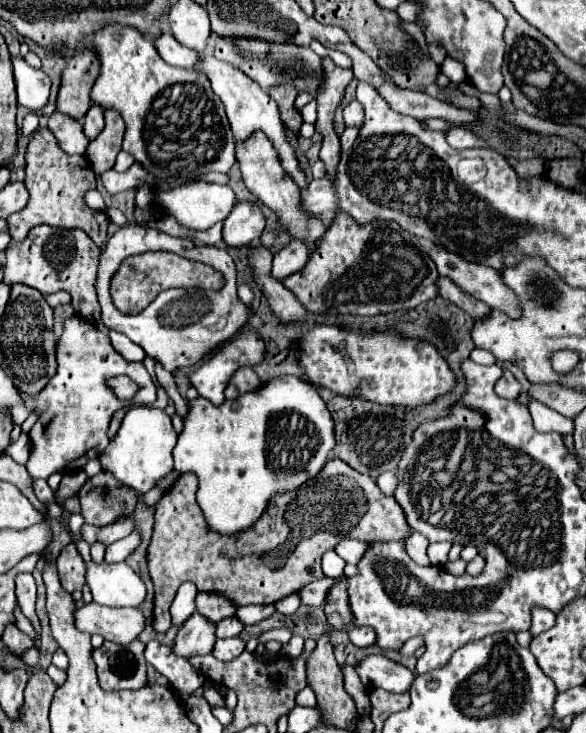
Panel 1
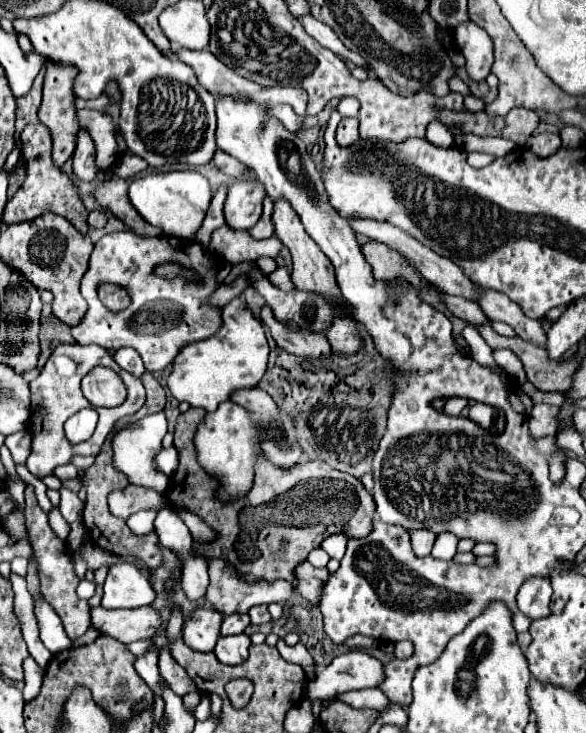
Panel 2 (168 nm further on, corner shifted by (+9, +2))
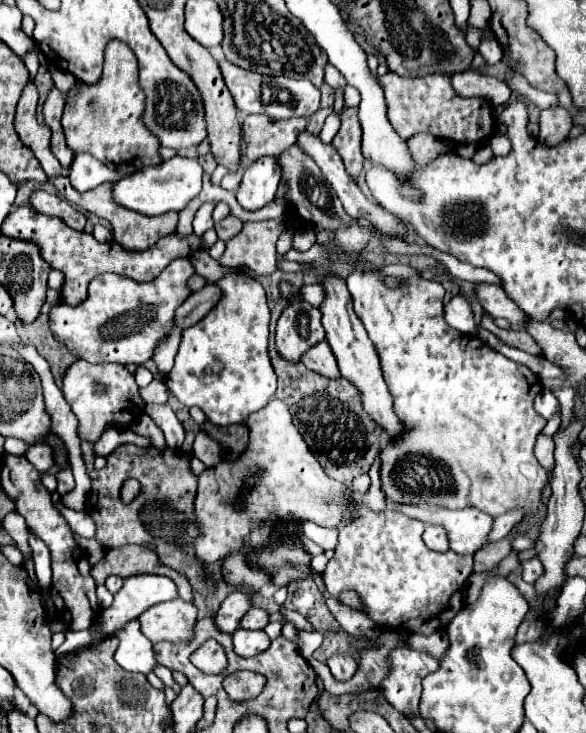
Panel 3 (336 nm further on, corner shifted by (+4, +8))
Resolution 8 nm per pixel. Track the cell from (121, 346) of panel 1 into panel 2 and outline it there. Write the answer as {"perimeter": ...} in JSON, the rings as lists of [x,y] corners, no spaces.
{"perimeter":[[[120,348],[114,354],[114,360],[120,364],[122,370],[126,370],[128,374],[132,374],[134,378],[142,378],[144,364],[142,364],[142,358],[132,348]]]}

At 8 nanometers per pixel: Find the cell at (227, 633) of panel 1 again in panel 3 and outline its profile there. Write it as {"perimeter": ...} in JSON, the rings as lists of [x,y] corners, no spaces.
{"perimeter":[[[251,608],[243,618],[241,618],[241,628],[247,630],[261,630],[269,622],[269,614],[261,608]]]}

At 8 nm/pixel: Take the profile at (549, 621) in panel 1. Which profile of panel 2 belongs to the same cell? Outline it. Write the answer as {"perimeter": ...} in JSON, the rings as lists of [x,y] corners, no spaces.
{"perimeter":[[[530,576],[520,592],[518,592],[518,608],[522,612],[526,612],[526,616],[530,616],[532,620],[548,616],[550,614],[550,596],[552,596],[552,586],[550,586],[550,578],[542,578],[542,576]]]}

